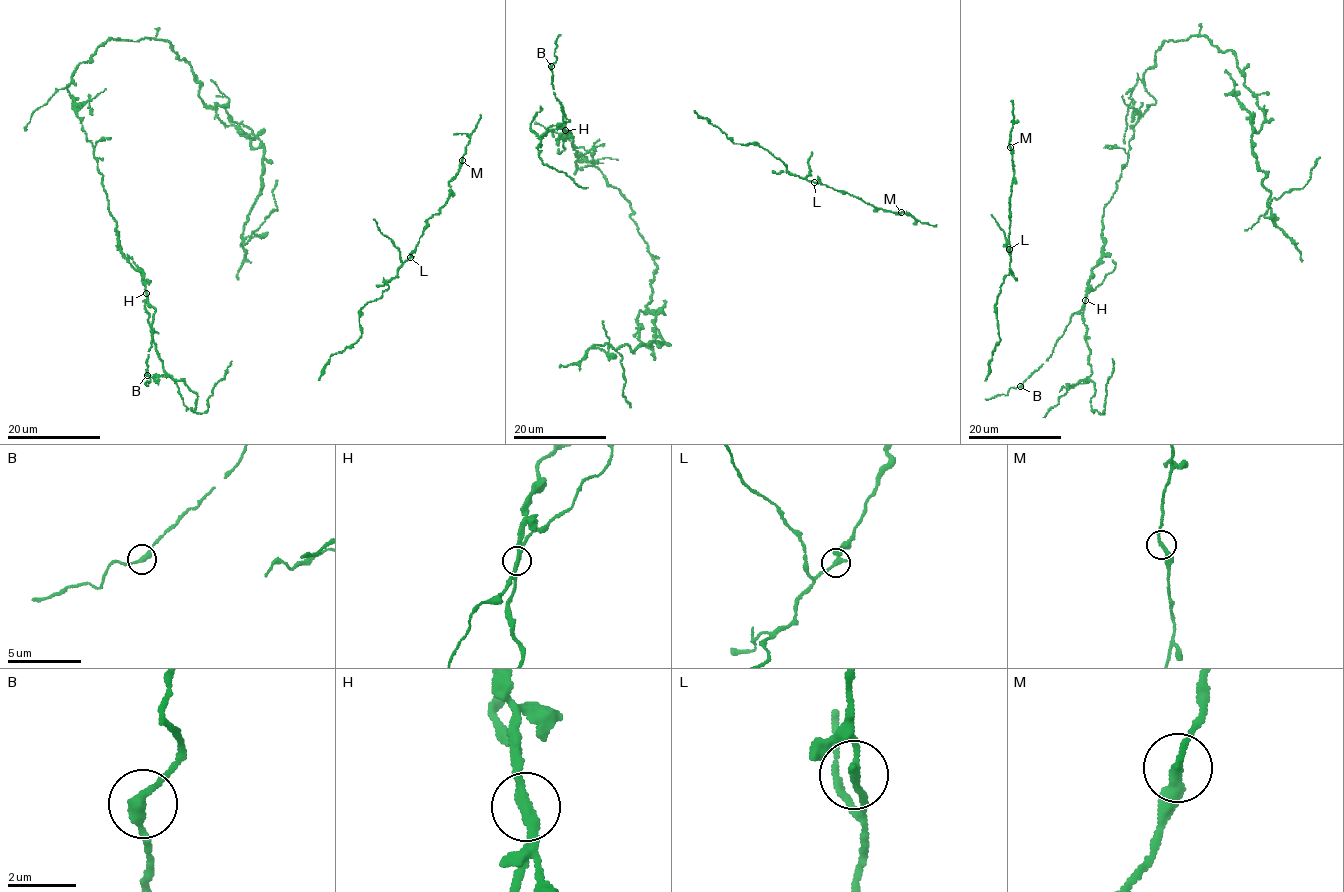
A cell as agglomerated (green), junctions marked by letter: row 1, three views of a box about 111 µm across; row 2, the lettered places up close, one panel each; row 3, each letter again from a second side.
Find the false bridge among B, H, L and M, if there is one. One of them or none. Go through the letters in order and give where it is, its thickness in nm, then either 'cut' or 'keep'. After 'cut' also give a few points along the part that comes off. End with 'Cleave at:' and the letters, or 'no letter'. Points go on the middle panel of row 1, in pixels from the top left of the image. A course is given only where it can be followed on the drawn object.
B: (551, 66) | 320 nm | keep
H: (565, 130) | 280 nm | cut | (565, 130), (574, 173), (620, 192), (657, 268), (636, 319), (661, 343), (595, 346), (621, 354), (630, 407)
L: (814, 182) | 240 nm | keep
M: (901, 212) | 240 nm | keep
Cleave at: H

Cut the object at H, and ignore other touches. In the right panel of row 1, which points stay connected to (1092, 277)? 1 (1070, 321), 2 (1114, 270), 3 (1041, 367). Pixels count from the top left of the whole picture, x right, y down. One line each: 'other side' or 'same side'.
1: other side
2: other side
3: other side

